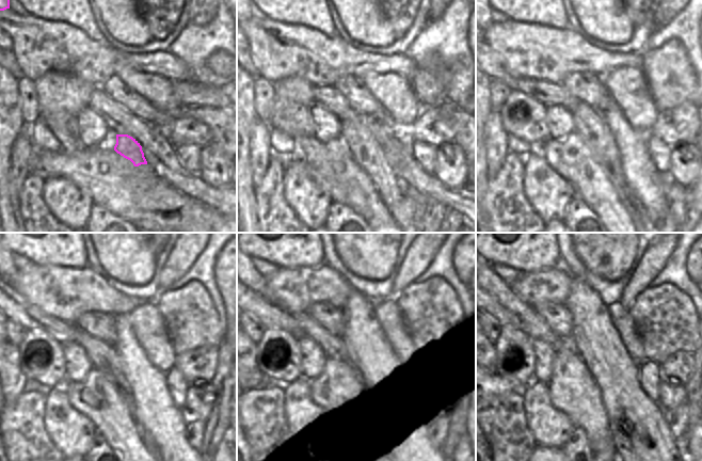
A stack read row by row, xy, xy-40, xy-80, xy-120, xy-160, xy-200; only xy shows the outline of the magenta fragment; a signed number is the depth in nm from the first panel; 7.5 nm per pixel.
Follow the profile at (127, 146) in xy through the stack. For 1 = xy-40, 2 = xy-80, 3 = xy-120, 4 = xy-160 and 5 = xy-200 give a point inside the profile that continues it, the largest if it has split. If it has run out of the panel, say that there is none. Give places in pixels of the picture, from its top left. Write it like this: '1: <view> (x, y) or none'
1: xy-40 (366, 150)
2: xy-80 (589, 124)
3: xy-120 (102, 354)
4: xy-160 (333, 346)
5: xy-200 (530, 322)

